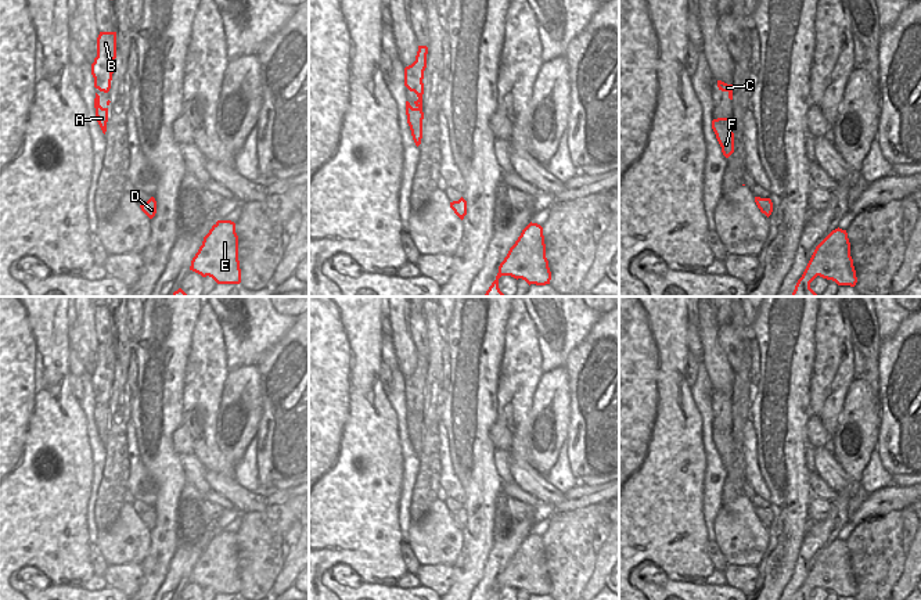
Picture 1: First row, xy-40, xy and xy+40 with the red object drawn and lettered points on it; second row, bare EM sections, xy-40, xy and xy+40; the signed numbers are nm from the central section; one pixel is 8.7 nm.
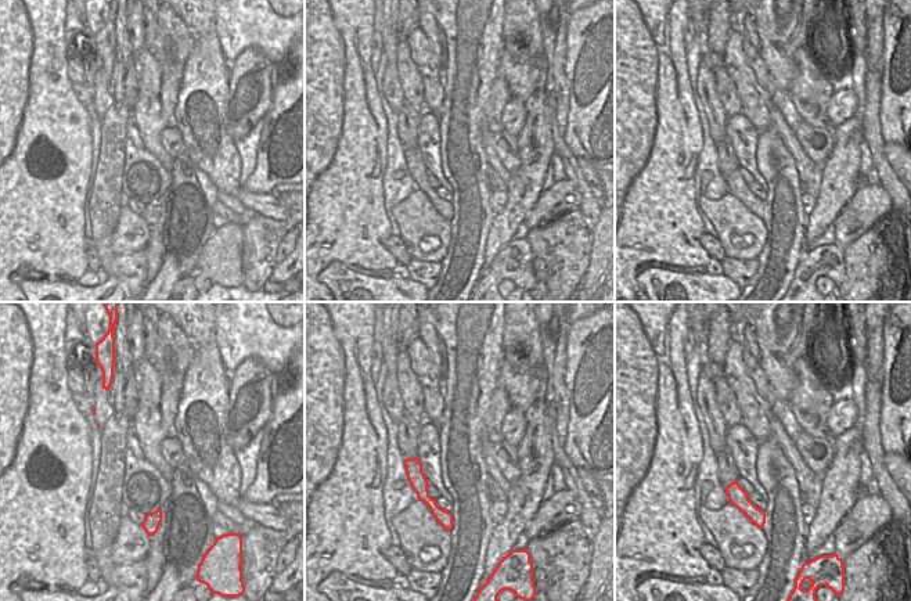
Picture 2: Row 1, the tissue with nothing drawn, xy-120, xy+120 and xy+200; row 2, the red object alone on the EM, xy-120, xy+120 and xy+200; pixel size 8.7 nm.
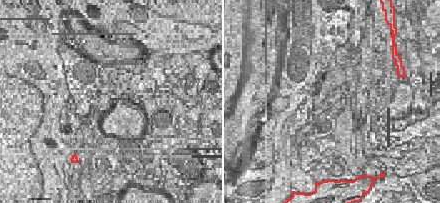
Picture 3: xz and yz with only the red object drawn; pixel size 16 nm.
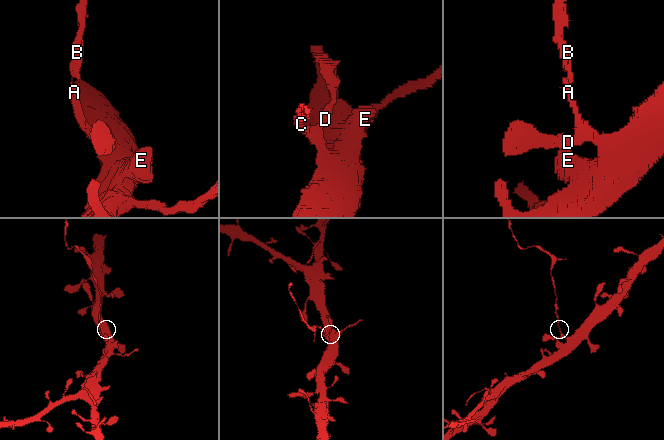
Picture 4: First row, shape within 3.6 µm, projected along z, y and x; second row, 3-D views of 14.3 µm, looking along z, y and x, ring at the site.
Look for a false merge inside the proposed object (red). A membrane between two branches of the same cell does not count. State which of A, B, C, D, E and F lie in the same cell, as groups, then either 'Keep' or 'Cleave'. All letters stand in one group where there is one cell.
Groups: A D E F / B C. Cleave

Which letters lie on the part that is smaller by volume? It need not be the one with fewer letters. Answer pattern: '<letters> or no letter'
B, C

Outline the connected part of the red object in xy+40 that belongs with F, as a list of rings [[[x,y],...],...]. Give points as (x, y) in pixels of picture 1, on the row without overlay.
[[[717,428],[712,431],[712,439],[722,457],[722,463],[728,468],[734,463],[734,443],[731,428]]]

